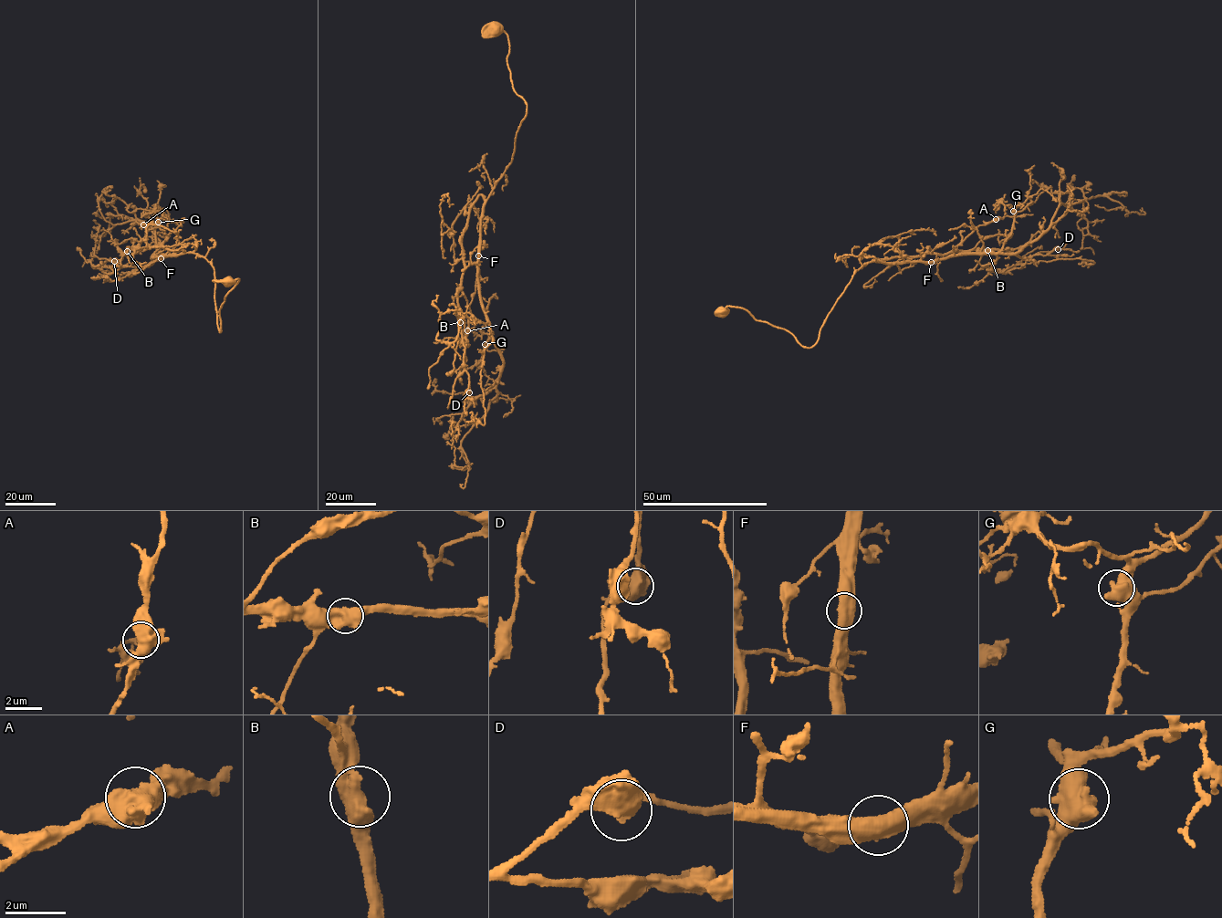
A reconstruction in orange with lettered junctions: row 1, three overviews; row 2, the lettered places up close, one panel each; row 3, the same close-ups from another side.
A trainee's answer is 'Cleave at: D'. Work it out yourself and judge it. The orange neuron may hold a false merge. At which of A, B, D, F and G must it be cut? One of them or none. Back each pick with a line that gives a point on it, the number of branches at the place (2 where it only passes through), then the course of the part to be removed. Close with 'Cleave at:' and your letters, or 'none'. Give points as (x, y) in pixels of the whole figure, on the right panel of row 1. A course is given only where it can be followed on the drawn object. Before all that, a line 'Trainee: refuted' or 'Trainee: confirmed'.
Trainee: refuted
Cleave at: none

